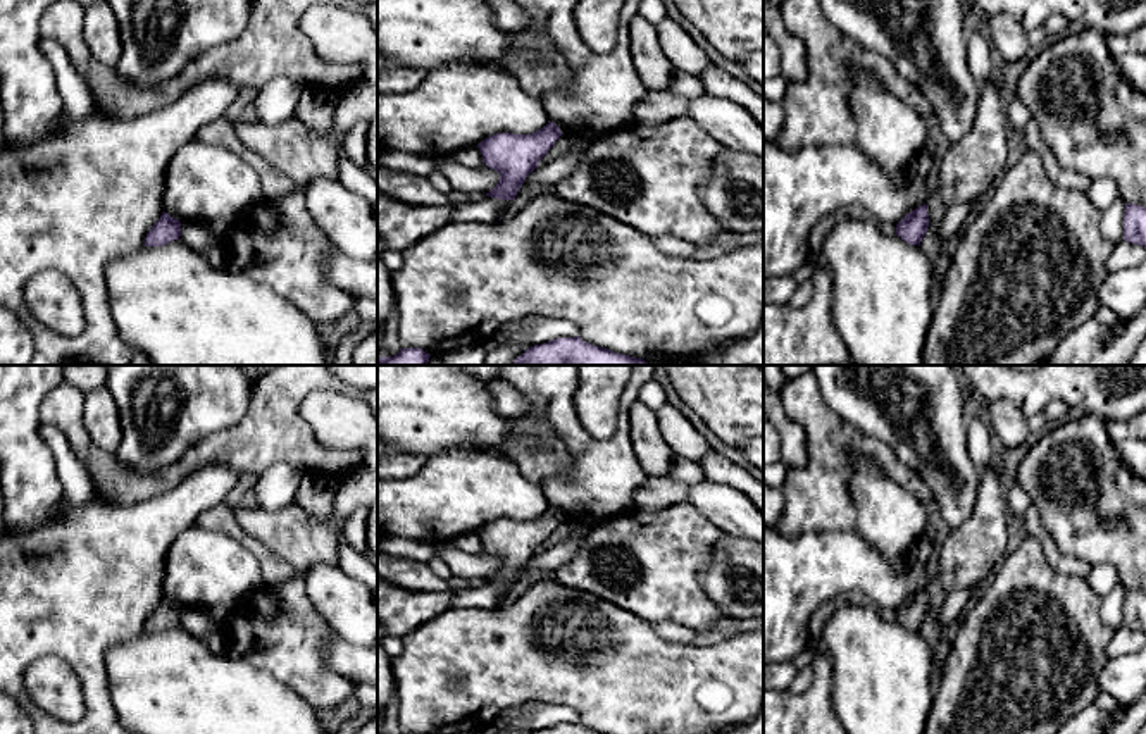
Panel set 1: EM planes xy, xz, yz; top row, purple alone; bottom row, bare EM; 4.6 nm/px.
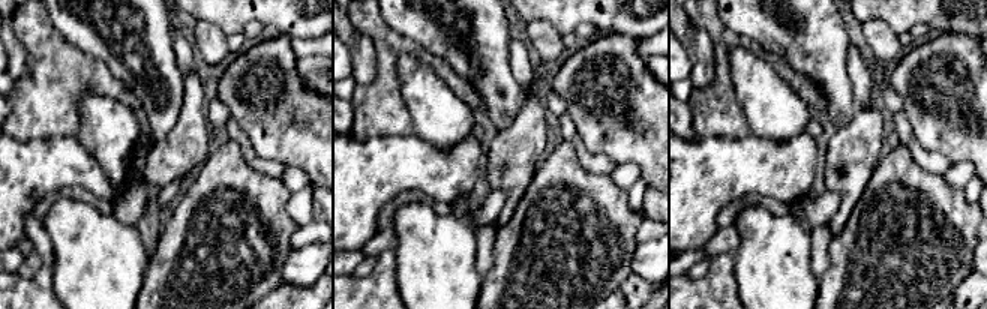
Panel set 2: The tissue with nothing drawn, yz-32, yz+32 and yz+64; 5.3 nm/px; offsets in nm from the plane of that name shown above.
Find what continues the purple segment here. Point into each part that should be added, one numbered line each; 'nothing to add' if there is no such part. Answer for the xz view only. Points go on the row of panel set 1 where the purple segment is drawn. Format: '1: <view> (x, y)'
nothing to add

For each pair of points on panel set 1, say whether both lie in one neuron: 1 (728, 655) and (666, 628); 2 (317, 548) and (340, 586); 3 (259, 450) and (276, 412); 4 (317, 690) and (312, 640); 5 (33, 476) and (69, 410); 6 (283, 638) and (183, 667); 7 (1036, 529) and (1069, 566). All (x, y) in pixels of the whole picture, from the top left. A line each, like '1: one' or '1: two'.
1: two
2: two
3: one
4: one
5: two
6: two
7: one

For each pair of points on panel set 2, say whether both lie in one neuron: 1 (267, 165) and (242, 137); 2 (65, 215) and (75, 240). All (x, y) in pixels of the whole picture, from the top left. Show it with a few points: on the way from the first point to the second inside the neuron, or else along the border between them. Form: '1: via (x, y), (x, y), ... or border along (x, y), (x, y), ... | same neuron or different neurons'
1: via (260, 162), (248, 150), (246, 144) | same neuron
2: via (68, 221), (75, 228), (75, 234) | same neuron

